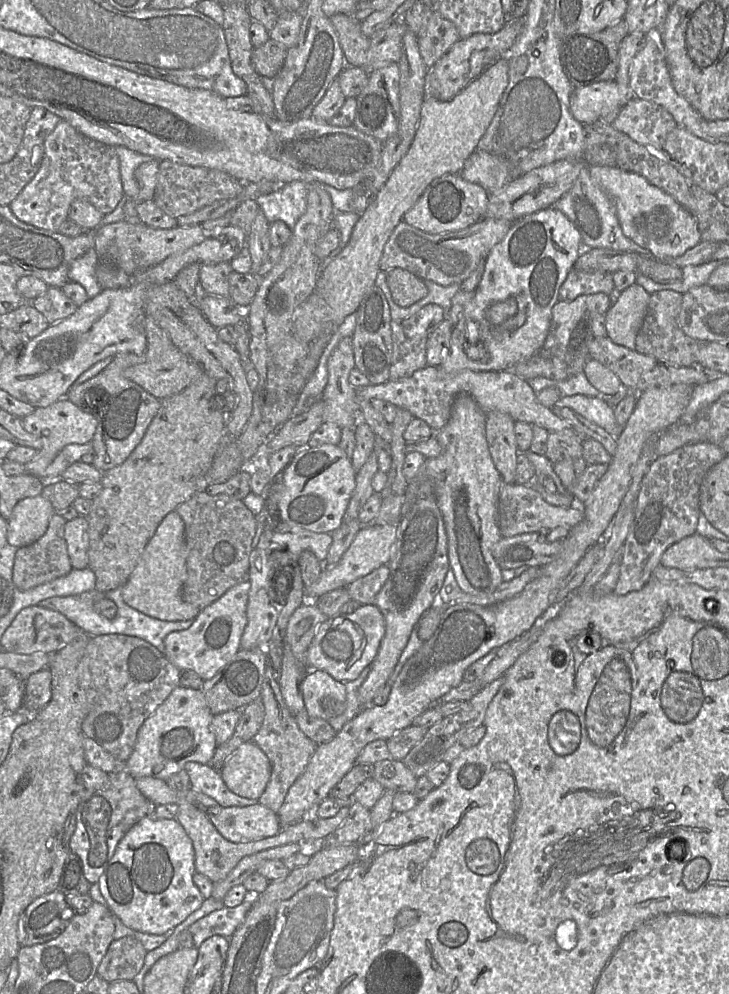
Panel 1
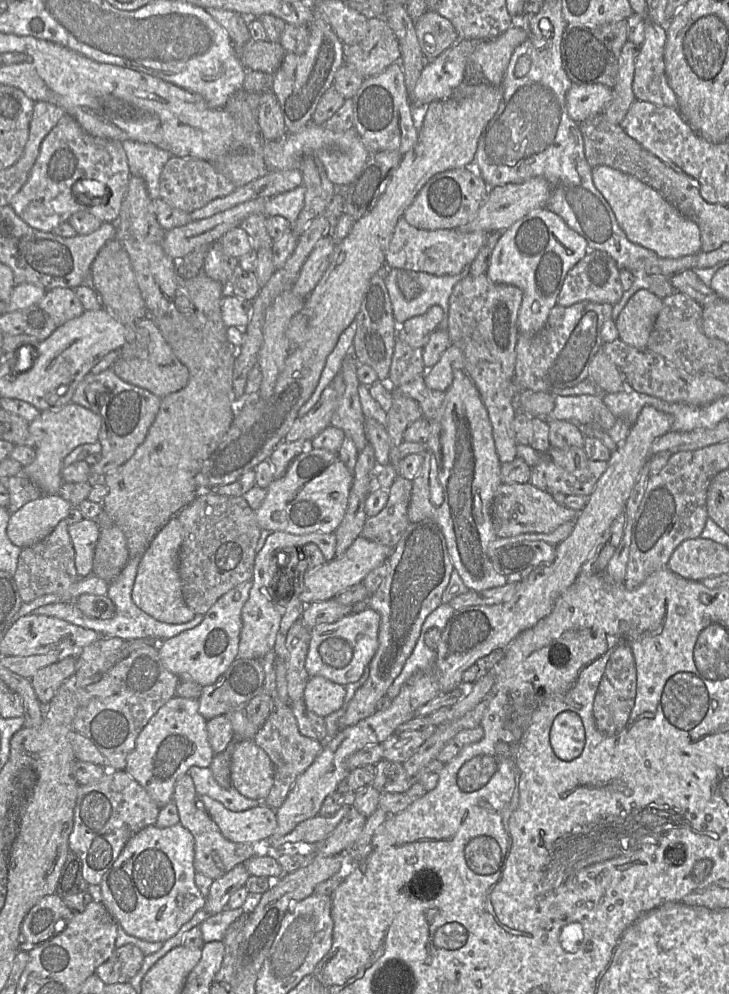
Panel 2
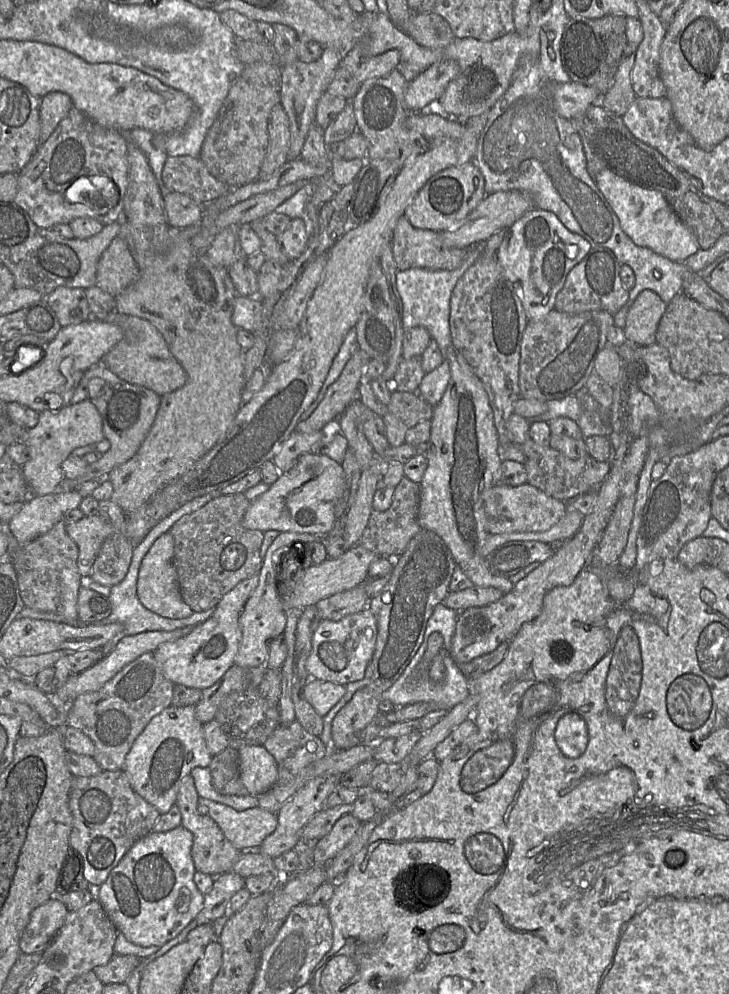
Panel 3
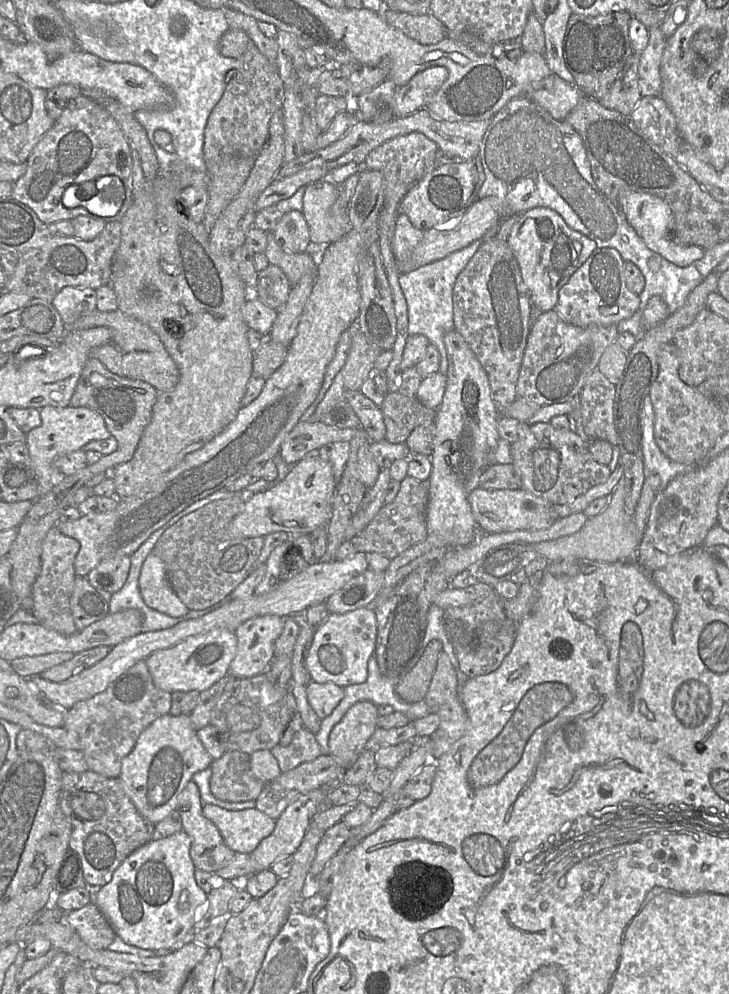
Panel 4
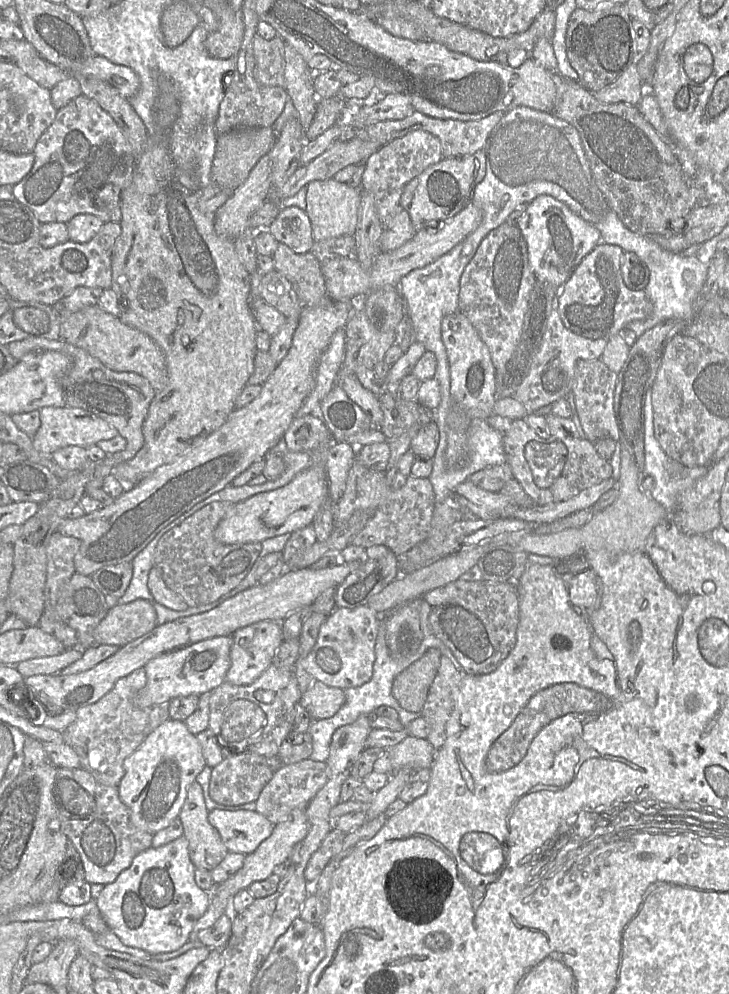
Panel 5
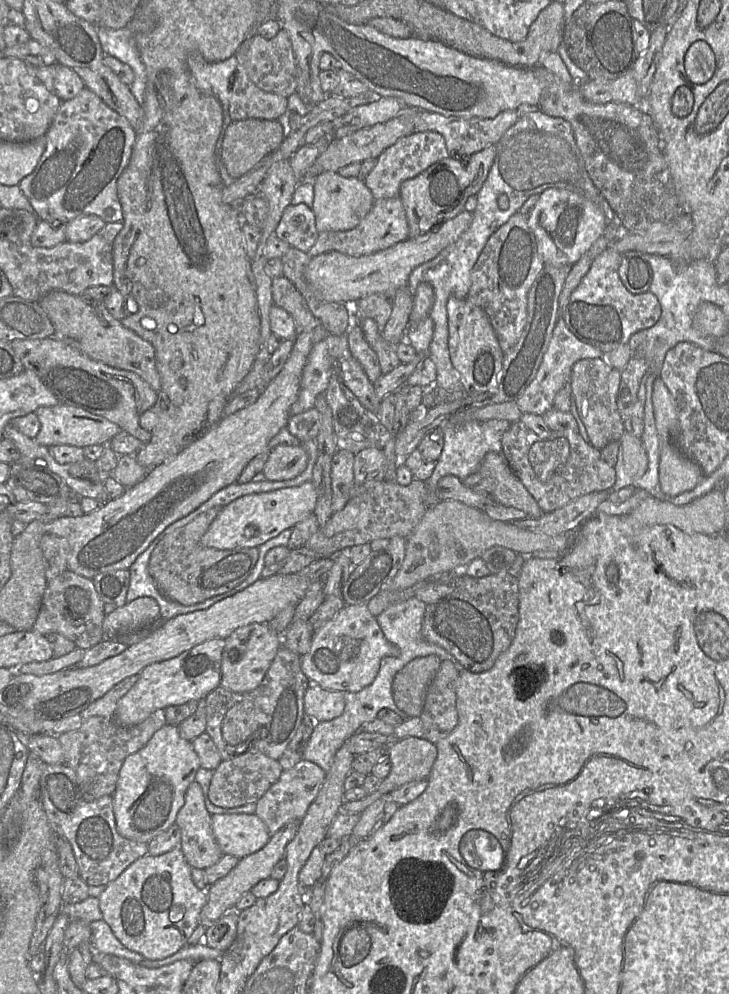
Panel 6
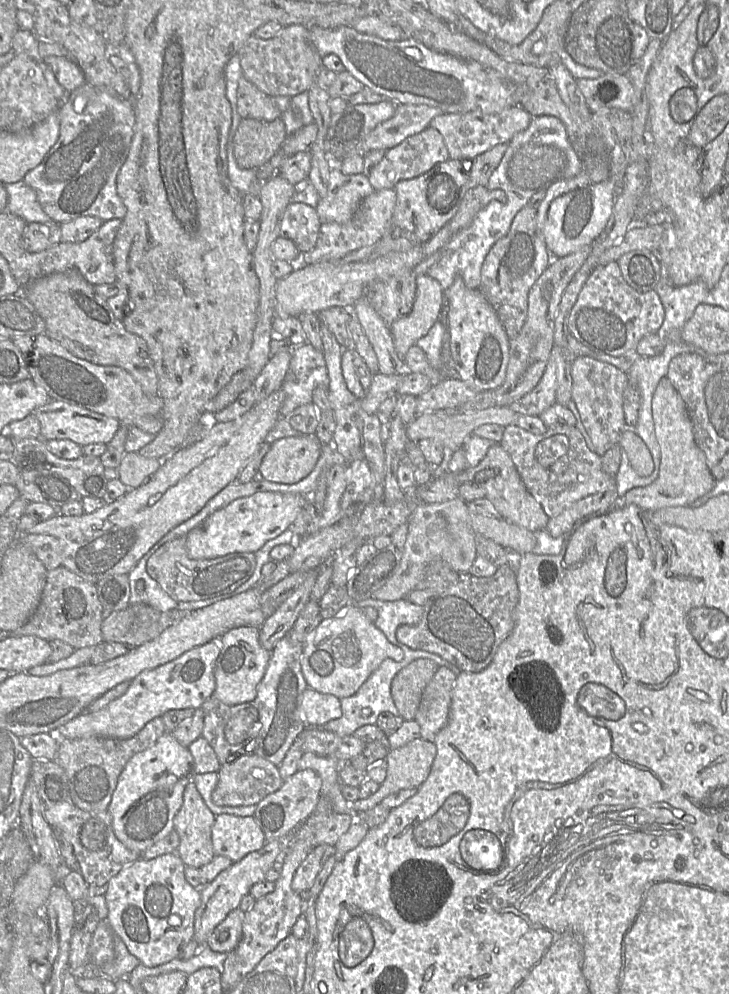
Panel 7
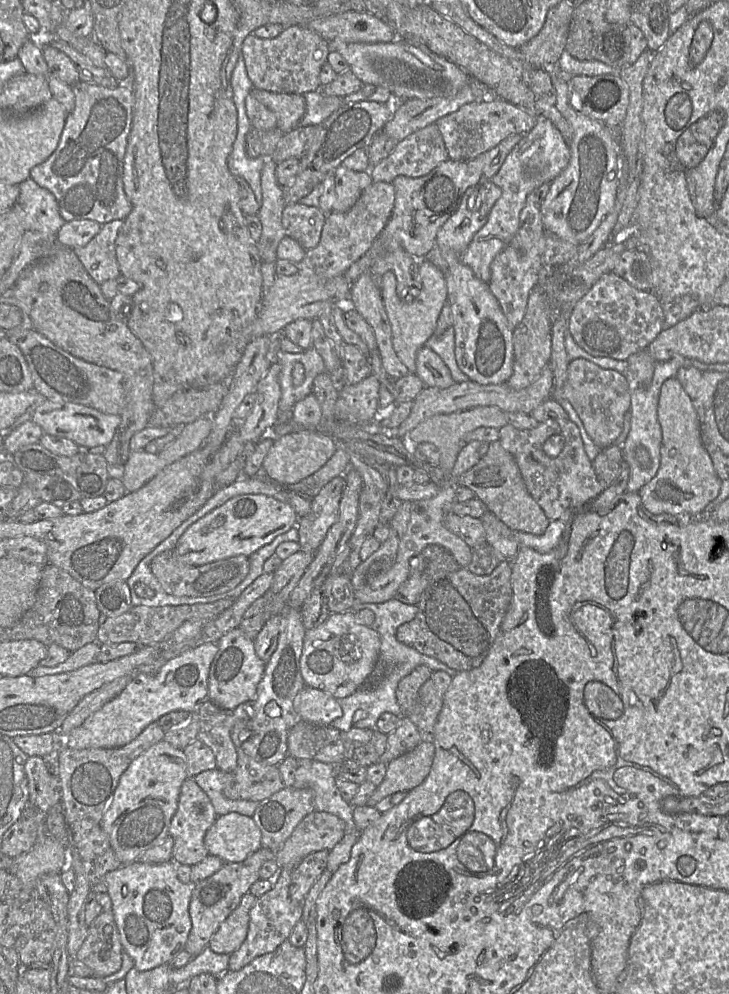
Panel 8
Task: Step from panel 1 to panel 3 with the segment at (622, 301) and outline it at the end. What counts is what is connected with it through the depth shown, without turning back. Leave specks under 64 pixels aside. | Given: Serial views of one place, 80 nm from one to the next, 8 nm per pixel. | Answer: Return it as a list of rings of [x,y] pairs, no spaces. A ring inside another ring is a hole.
[[[643,290],[631,305],[623,328],[626,342],[634,343],[638,346],[648,346],[655,342],[659,321],[663,316],[667,304],[651,290]]]

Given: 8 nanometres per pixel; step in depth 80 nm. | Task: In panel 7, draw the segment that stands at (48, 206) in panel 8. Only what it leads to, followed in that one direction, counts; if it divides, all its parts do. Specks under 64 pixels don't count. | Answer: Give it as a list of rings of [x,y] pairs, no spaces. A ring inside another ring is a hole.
[[[23,180],[4,185],[8,201],[6,210],[28,223],[52,221],[42,209],[35,191]]]

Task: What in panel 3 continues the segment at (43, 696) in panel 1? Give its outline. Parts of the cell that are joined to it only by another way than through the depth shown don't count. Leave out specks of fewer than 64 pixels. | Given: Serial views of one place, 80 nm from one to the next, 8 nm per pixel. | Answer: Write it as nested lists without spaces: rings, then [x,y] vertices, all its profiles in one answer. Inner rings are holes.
[[[98,649],[79,650],[67,653],[63,658],[53,665],[40,671],[33,679],[32,683],[44,694],[54,695],[72,676],[80,674],[103,656]]]

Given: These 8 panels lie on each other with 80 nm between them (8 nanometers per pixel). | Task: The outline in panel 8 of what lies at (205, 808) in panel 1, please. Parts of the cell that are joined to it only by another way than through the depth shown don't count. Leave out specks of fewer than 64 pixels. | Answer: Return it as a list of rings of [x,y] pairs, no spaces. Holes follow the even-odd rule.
[[[232,812],[217,817],[204,837],[204,844],[209,855],[221,858],[224,863],[236,863],[259,850],[261,839],[261,831],[252,817]]]

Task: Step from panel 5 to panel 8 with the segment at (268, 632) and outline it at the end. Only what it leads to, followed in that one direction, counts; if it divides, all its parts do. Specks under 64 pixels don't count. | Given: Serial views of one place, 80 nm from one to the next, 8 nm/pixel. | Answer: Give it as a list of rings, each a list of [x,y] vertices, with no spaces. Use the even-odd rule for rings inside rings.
[[[239,627],[222,636],[217,645],[218,652],[209,671],[208,699],[221,708],[233,710],[256,698],[257,686],[264,675],[266,663],[257,656],[254,640]]]

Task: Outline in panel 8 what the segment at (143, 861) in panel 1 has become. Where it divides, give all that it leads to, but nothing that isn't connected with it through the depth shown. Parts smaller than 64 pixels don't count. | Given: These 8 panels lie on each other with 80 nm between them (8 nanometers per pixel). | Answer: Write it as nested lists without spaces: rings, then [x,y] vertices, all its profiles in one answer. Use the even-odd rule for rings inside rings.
[[[138,860],[105,875],[121,943],[133,959],[134,967],[140,971],[170,964],[185,950],[192,928],[189,905],[193,885],[184,884],[178,879],[178,865],[182,864],[174,861],[145,864]]]

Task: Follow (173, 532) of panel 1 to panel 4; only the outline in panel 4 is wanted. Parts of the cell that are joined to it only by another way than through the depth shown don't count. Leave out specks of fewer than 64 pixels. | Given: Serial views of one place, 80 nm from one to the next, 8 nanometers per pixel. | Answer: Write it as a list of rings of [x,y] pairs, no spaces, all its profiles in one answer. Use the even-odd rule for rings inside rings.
[[[154,551],[146,557],[138,581],[142,599],[151,609],[171,617],[181,617],[189,612],[173,590],[164,562]]]

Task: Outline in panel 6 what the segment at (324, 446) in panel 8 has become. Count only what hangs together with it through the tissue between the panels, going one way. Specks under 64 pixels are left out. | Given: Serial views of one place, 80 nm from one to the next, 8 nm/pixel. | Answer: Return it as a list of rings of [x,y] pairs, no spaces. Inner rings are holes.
[[[280,444],[270,451],[262,473],[268,481],[290,480],[301,474],[307,463],[308,455],[302,447]]]

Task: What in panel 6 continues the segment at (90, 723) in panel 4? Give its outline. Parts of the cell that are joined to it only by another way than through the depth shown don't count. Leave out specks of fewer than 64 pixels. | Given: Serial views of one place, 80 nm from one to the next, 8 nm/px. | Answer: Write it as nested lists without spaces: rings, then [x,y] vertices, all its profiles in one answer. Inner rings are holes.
[[[133,675],[116,684],[103,697],[80,713],[82,725],[78,730],[60,734],[58,739],[65,755],[65,764],[76,773],[83,798],[93,801],[113,795],[125,759],[147,745],[153,735],[166,725],[164,709],[154,711],[143,722],[125,727],[115,721],[119,700],[135,685],[139,675]]]

